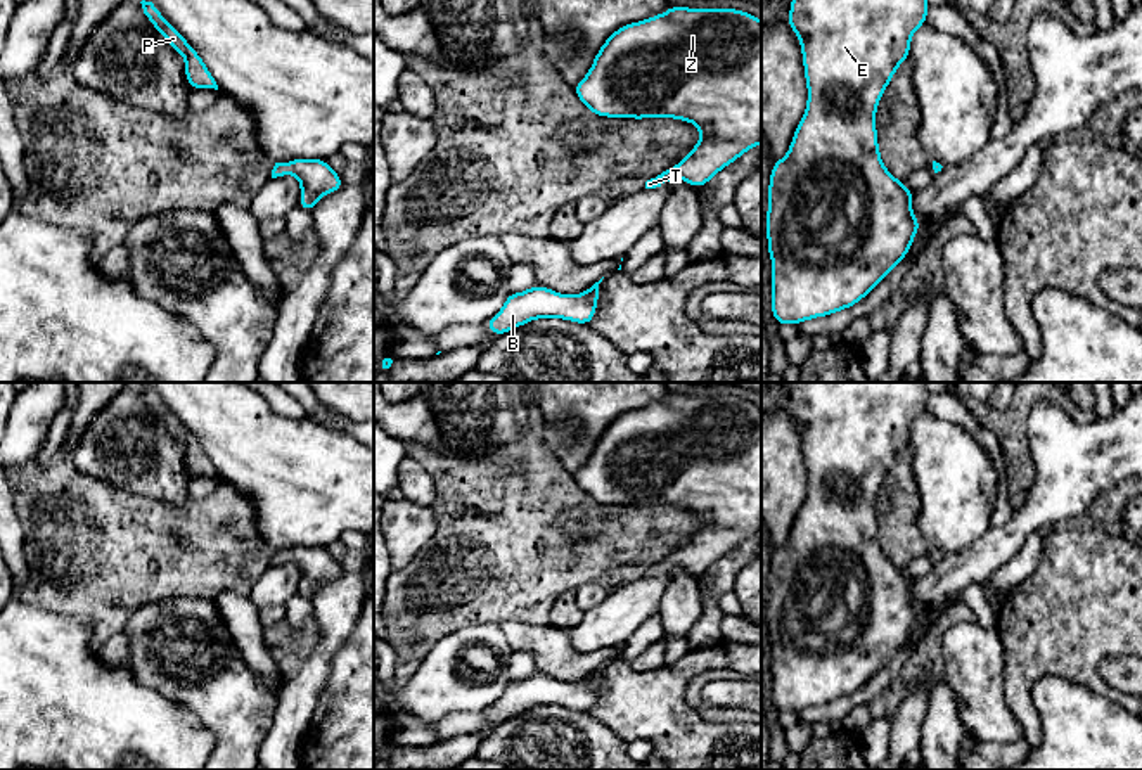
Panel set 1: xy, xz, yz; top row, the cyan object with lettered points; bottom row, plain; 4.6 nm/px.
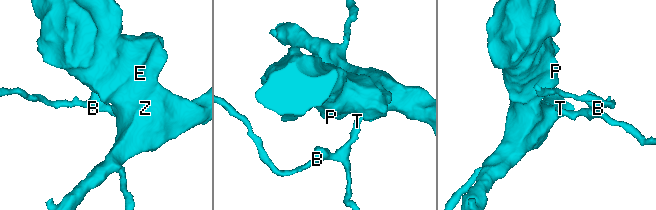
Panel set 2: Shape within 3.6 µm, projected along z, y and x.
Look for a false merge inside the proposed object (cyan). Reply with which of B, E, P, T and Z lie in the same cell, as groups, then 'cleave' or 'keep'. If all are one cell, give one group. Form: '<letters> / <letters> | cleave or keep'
B E P T Z | keep

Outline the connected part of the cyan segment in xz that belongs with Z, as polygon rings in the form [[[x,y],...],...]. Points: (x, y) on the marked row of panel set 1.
[[[671,5],[664,14],[616,29],[573,90],[600,118],[664,116],[694,123],[701,142],[675,168],[647,180],[645,189],[661,187],[675,176],[699,189],[761,144],[761,21],[737,9]]]

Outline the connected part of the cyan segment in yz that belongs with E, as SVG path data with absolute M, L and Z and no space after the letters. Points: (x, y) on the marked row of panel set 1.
M791 0L787 16L801 48L806 111L768 185L767 239L772 258L772 315L779 325L846 310L865 298L908 253L922 225L912 215L914 192L882 164L876 109L896 67L908 59L912 33L926 24L927 0Z

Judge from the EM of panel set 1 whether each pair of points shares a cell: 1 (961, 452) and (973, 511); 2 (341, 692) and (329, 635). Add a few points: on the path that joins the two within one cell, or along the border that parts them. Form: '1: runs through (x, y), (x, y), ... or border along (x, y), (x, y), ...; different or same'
1: runs through (961, 466), (961, 492), (966, 497); same
2: border along (355, 627), (333, 658), (331, 673), (319, 694); different

